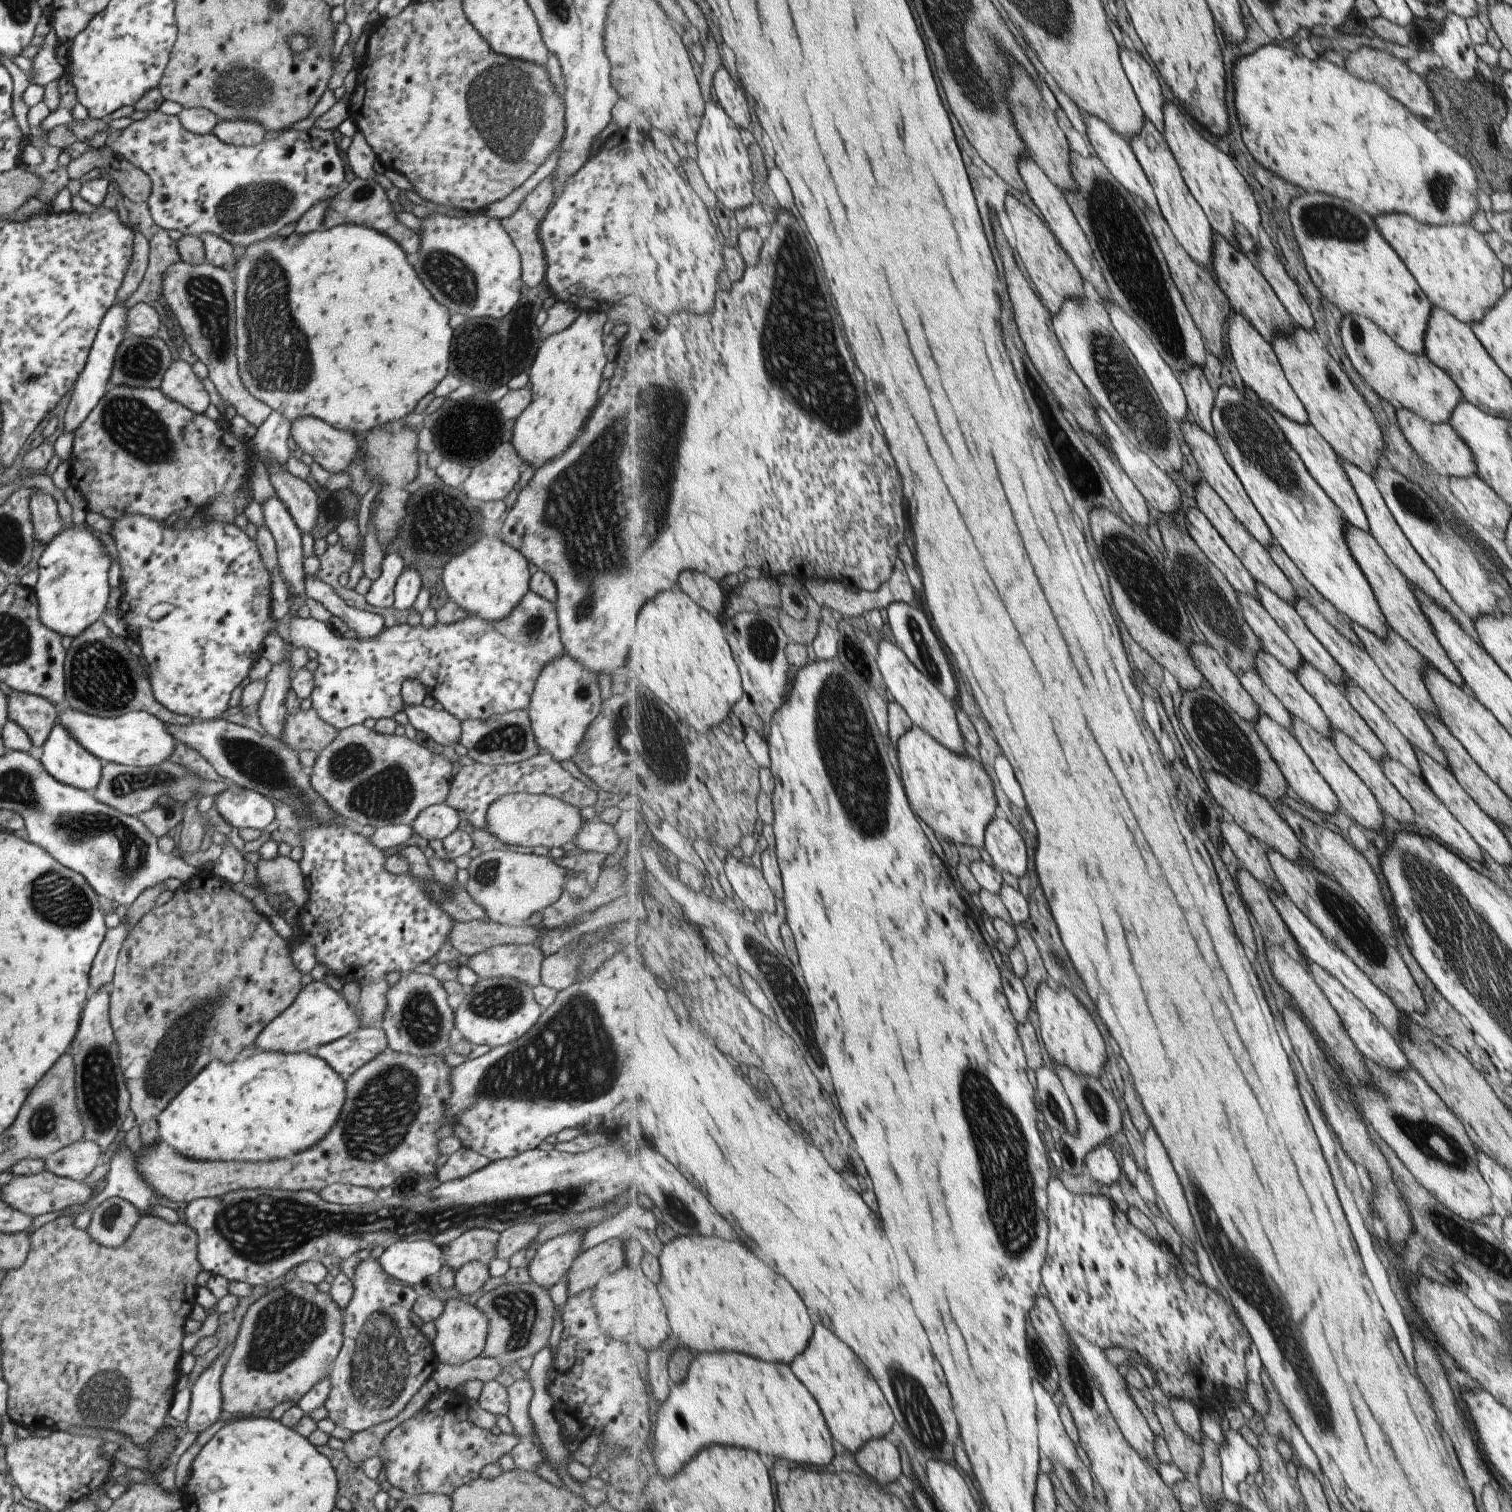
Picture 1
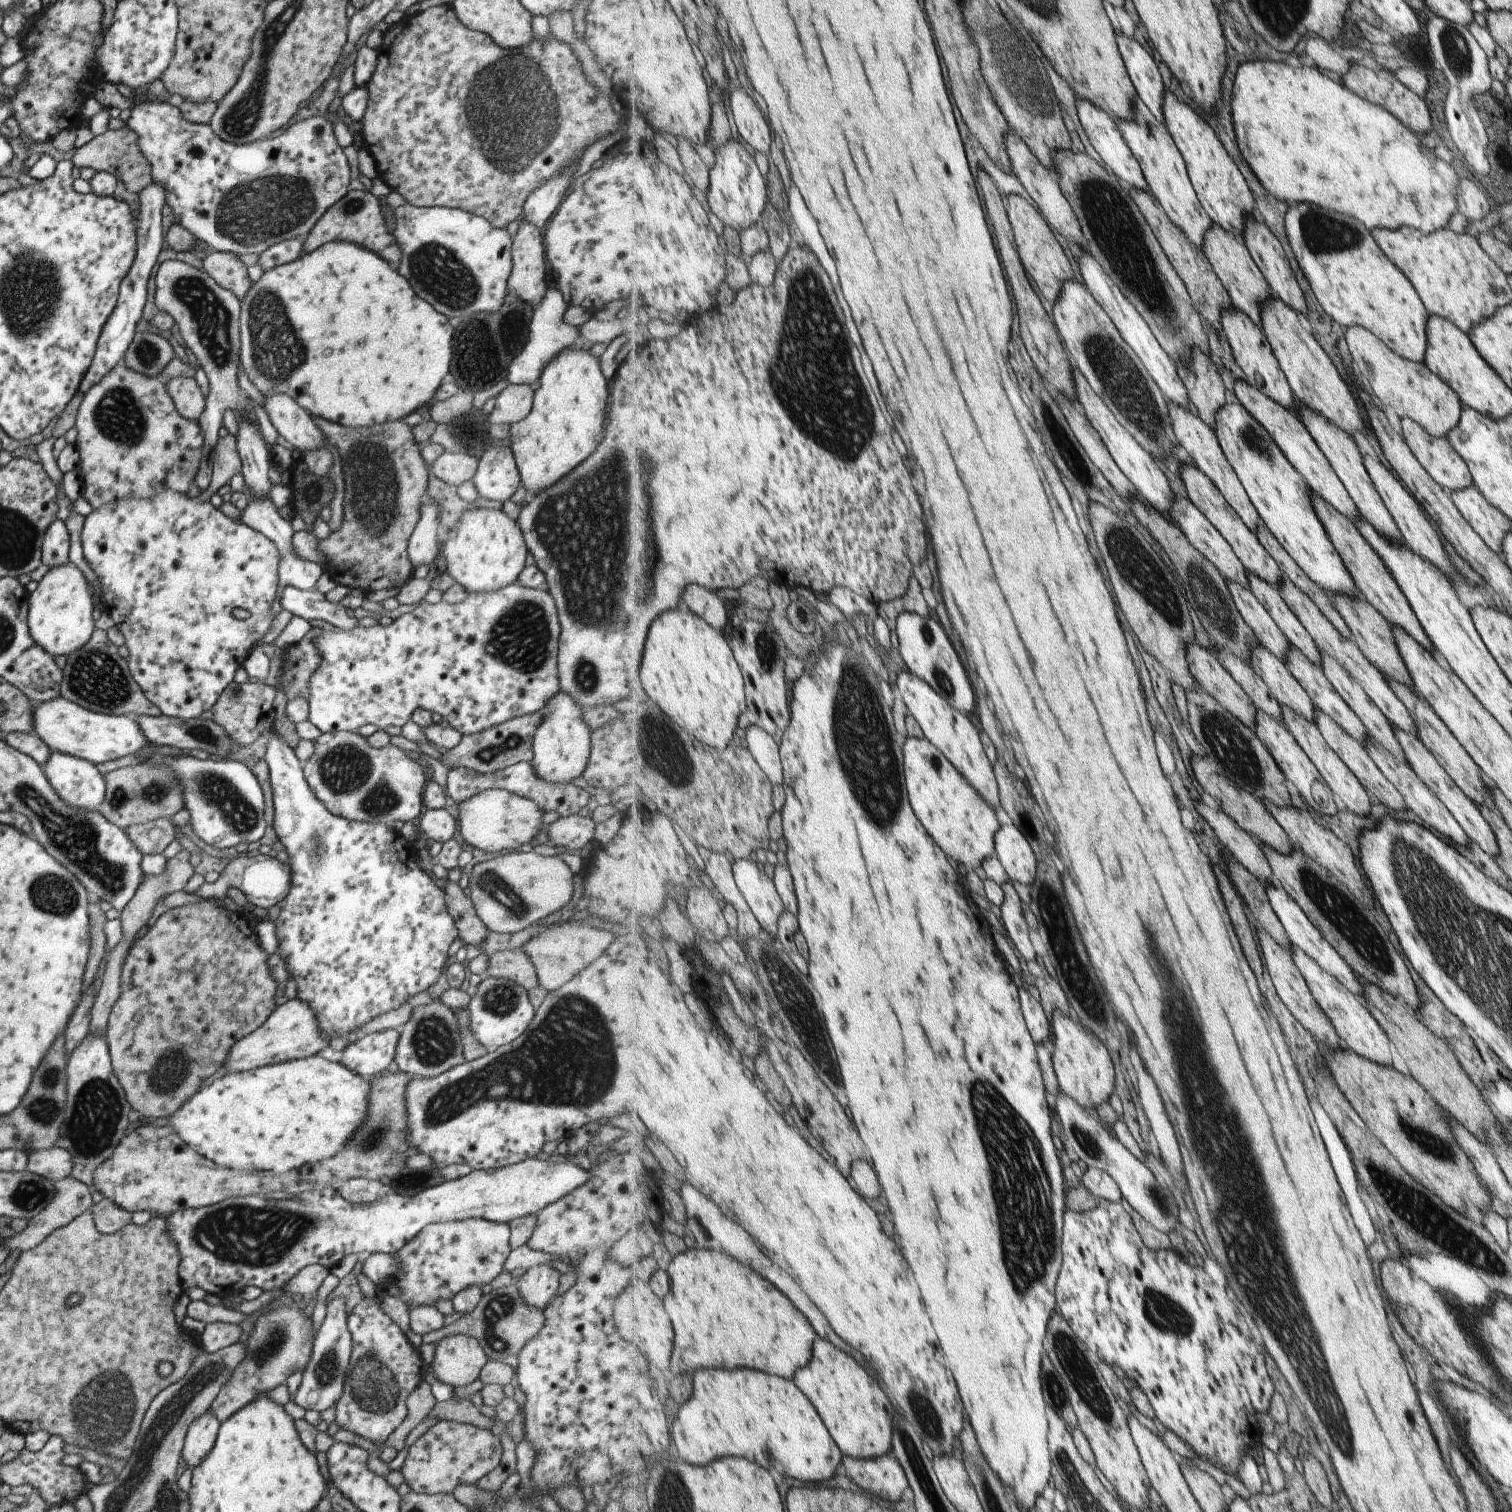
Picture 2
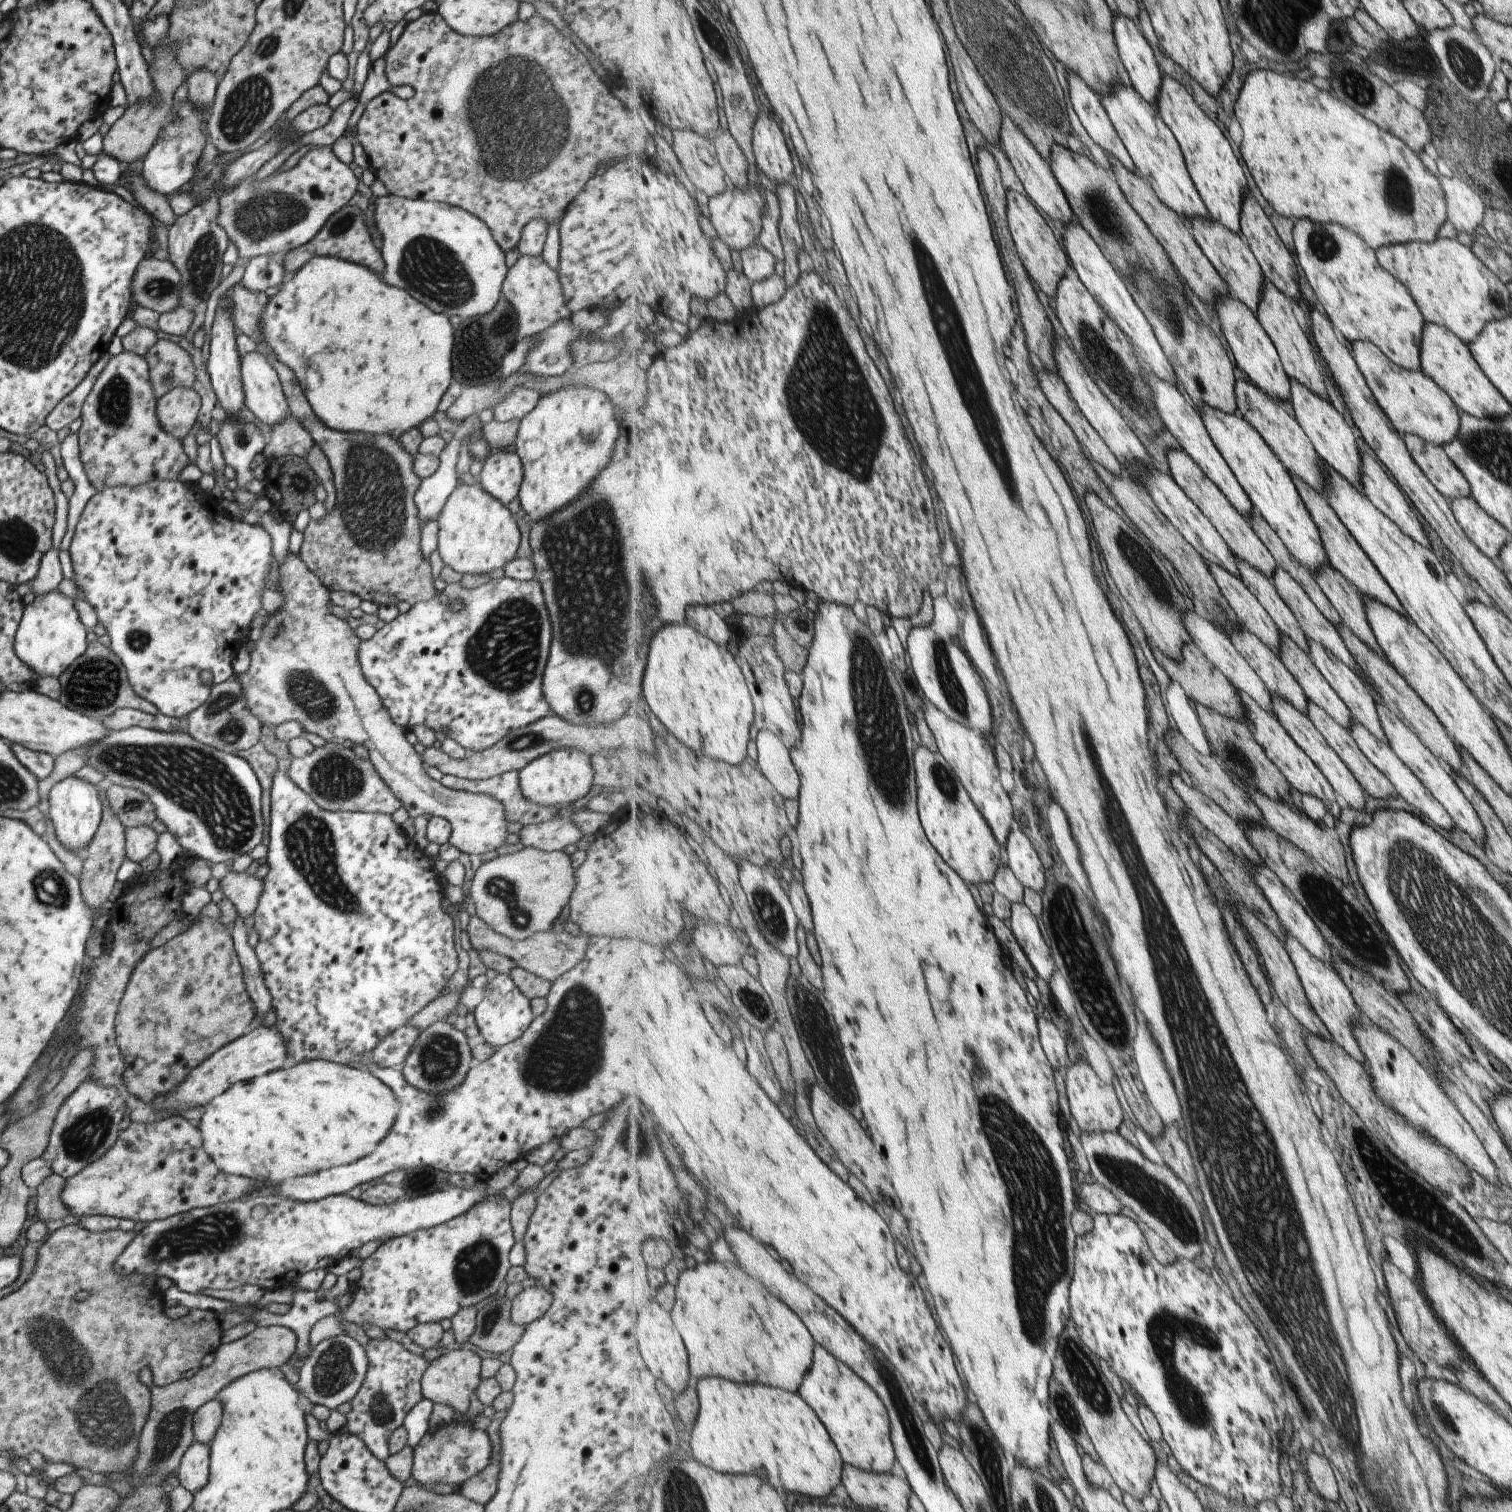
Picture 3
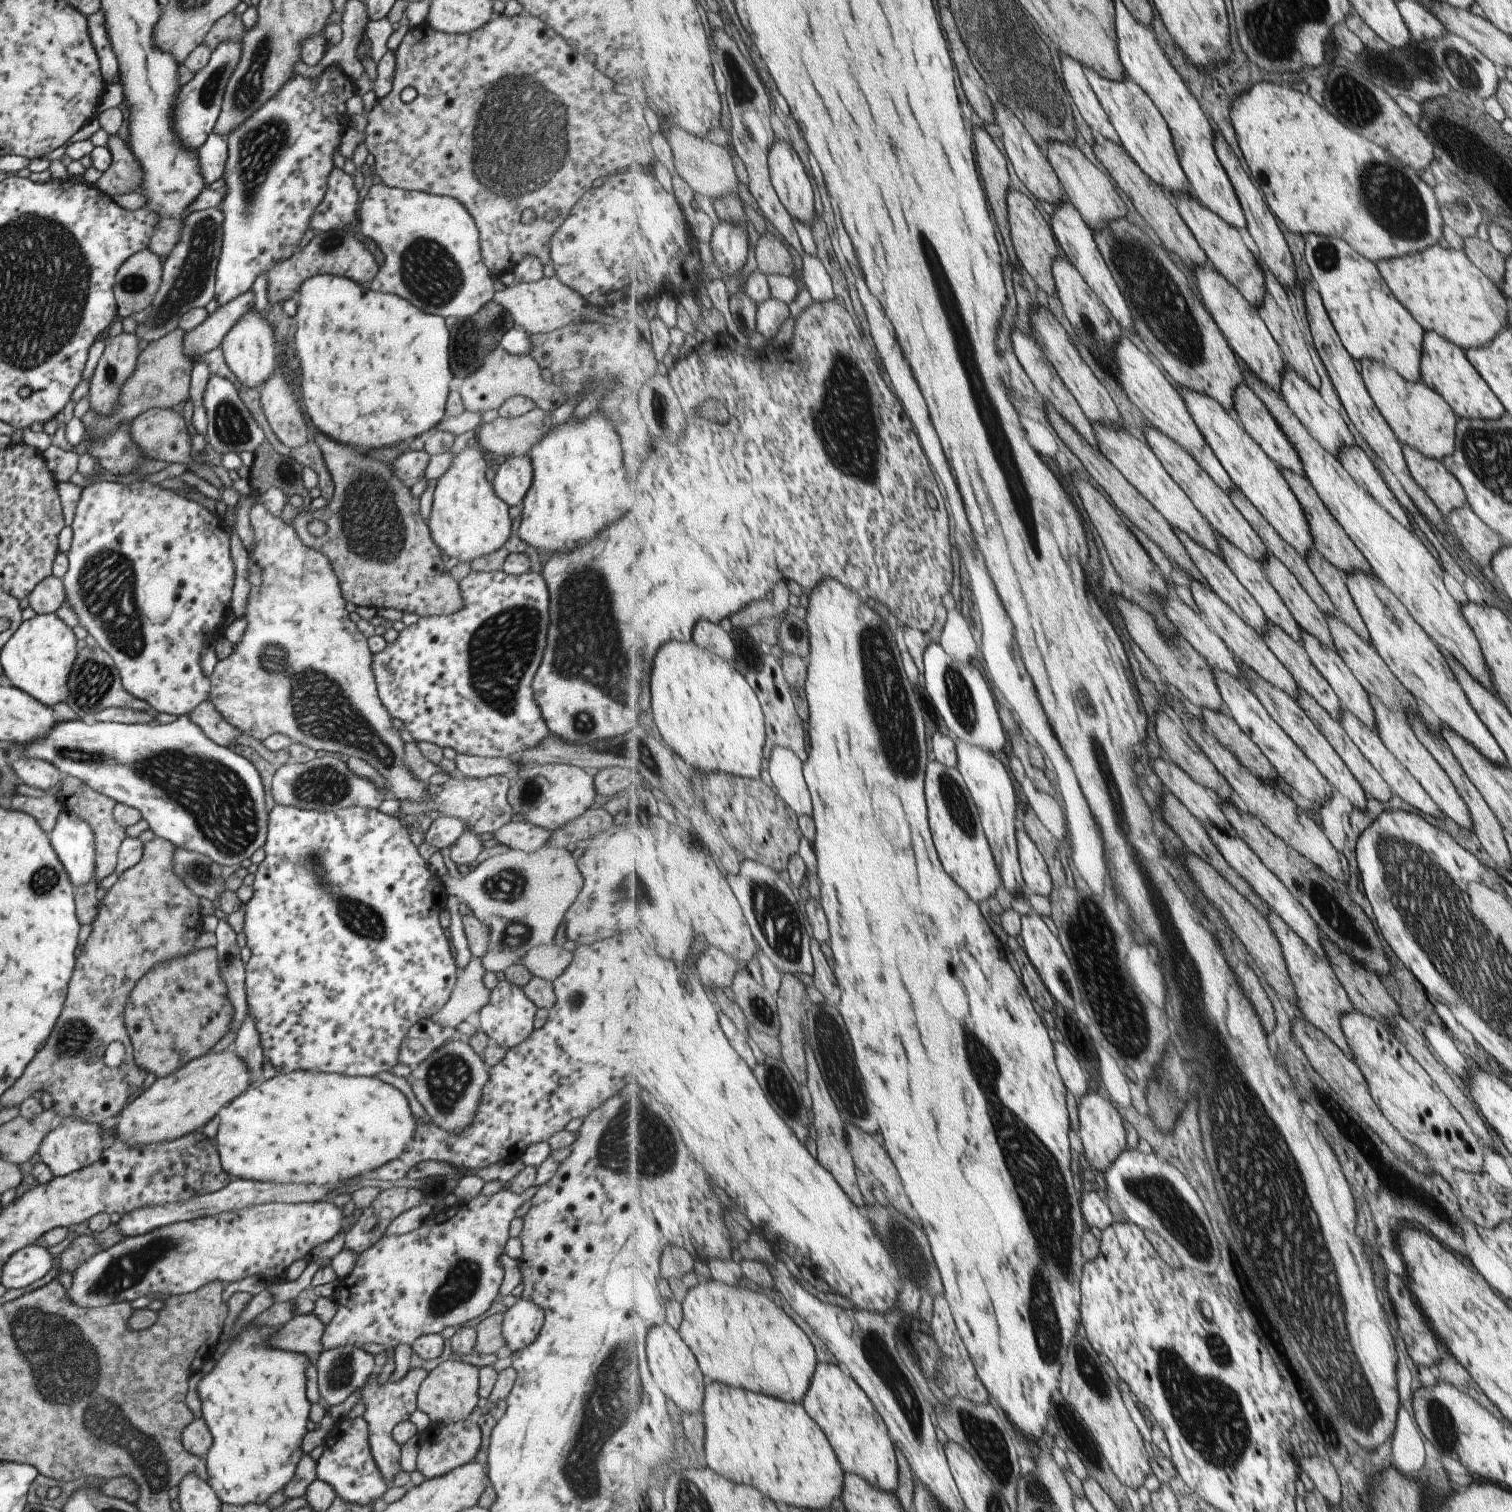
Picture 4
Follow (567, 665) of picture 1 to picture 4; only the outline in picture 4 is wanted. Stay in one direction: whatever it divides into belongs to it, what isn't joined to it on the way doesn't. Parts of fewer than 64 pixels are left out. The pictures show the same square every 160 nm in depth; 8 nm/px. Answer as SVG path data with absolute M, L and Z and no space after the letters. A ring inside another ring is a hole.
M533 765L518 770L517 776L509 783L506 801L513 813L521 814L533 826L553 832L585 812L593 802L594 777L573 765Z

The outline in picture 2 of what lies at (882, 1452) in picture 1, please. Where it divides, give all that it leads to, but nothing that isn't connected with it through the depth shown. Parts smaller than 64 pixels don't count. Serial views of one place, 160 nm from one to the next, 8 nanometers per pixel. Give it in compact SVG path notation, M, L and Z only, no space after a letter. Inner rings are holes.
M844 1455L845 1474L863 1492L871 1492L891 1502L901 1501L903 1492L910 1487L905 1469L897 1457L885 1455L876 1459L856 1459Z

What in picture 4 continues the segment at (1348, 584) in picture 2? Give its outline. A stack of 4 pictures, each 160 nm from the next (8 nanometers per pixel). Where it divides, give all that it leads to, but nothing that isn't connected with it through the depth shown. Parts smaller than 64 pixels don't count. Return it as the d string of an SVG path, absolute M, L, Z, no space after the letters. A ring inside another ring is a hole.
M1180 385L1179 387L1179 392L1184 397L1189 412L1195 418L1216 455L1220 457L1221 464L1228 469L1237 488L1253 501L1277 532L1280 532L1280 535L1289 541L1289 544L1292 544L1302 557L1305 557L1312 546L1309 527L1297 499L1293 496L1293 489L1279 465L1264 451L1264 448L1261 448L1260 444L1257 444L1256 440L1253 440L1234 412L1226 409L1209 395L1194 391L1189 387Z

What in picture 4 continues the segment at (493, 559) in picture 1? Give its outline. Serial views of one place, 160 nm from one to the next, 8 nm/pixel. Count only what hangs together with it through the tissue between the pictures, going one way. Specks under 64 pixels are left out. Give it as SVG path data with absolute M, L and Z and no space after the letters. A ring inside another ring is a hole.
M477 445L465 447L452 455L446 472L435 479L427 526L440 552L469 564L473 558L503 546L509 536L511 521L507 515L508 506L494 493L491 482L485 478L485 458L481 448Z

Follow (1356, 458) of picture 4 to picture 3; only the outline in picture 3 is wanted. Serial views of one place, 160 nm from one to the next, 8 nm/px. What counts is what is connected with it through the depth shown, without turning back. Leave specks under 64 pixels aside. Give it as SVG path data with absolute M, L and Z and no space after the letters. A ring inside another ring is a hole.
M1363 452L1360 454L1360 488L1362 493L1376 505L1377 510L1389 517L1408 537L1412 537L1417 544L1430 547L1425 531L1403 494L1397 486L1387 478L1385 470Z

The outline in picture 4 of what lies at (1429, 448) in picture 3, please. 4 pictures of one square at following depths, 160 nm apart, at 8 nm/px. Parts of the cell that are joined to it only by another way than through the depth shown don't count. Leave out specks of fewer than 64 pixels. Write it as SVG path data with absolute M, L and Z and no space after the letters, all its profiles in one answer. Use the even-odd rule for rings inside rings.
M1407 445L1402 447L1404 460L1413 480L1431 498L1445 520L1452 510L1466 504L1461 485L1441 461L1425 457Z

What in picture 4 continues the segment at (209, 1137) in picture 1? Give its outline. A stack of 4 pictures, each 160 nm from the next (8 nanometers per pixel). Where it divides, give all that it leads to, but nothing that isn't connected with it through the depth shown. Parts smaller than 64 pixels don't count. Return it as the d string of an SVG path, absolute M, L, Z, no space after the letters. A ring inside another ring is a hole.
M293 1071L290 1073L277 1073L273 1078L263 1081L259 1085L251 1086L245 1089L241 1094L238 1094L233 1100L229 1101L229 1104L226 1104L219 1112L217 1112L219 1116L219 1125L217 1130L217 1135L215 1136L214 1146L216 1151L218 1152L218 1159L220 1160L221 1168L229 1175L237 1178L237 1179L249 1179L250 1181L261 1181L263 1183L273 1183L278 1185L284 1184L323 1184L323 1183L331 1183L333 1182L334 1188L337 1188L337 1184L345 1184L345 1181L349 1181L350 1179L356 1179L357 1177L363 1177L370 1172L373 1172L375 1169L381 1168L382 1165L391 1162L392 1160L397 1159L402 1155L402 1152L406 1149L412 1138L414 1137L414 1133L416 1132L416 1120L413 1117L413 1113L409 1109L409 1104L407 1103L407 1099L405 1096L393 1086L388 1083L382 1082L381 1080L375 1077L348 1077L345 1075L338 1075L337 1073L316 1073L309 1071Z

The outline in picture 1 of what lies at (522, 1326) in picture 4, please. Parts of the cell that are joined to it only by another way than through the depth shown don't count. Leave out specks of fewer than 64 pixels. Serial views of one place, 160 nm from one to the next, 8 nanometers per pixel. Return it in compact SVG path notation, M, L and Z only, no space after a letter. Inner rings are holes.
M567 1231L538 1246L526 1268L531 1283L547 1291L562 1278L576 1257L577 1249L580 1249L580 1238L584 1232Z

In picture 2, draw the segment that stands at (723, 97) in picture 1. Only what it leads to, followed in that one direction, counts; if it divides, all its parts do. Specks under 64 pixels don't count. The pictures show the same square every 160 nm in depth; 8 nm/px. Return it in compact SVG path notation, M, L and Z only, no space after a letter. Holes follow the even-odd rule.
M733 88L729 101L736 128L743 142L753 152L769 156L773 142L771 128L755 100L745 90Z

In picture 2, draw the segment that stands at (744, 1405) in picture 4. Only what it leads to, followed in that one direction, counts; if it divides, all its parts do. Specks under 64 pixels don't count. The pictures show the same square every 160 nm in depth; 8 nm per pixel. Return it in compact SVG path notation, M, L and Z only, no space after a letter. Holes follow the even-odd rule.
M702 1368L692 1375L692 1383L692 1398L684 1405L679 1406L679 1408L675 1406L675 1410L677 1412L681 1410L681 1412L679 1412L679 1420L675 1420L675 1416L673 1416L673 1422L671 1422L673 1440L677 1444L677 1450L681 1452L681 1459L704 1467L723 1457L741 1457L755 1461L767 1470L776 1471L782 1476L790 1476L791 1478L797 1478L797 1480L803 1480L803 1482L823 1482L823 1484L825 1484L825 1480L835 1476L837 1468L841 1468L839 1464L843 1464L842 1460L844 1458L842 1450L833 1438L832 1433L829 1432L828 1425L824 1423L824 1419L817 1407L812 1403L812 1400L809 1400L803 1390L795 1384L794 1380L793 1382L791 1380L783 1380L783 1378L769 1376L769 1374L763 1374L763 1372L757 1372L757 1370L713 1370Z

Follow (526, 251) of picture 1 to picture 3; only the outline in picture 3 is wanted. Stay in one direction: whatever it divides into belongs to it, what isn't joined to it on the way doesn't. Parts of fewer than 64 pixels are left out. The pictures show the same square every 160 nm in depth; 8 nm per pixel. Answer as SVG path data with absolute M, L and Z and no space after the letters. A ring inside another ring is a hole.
M520 255L515 263L507 269L501 288L501 296L509 302L517 316L516 339L537 335L559 319L571 314L564 303L559 274L547 267L541 257Z

